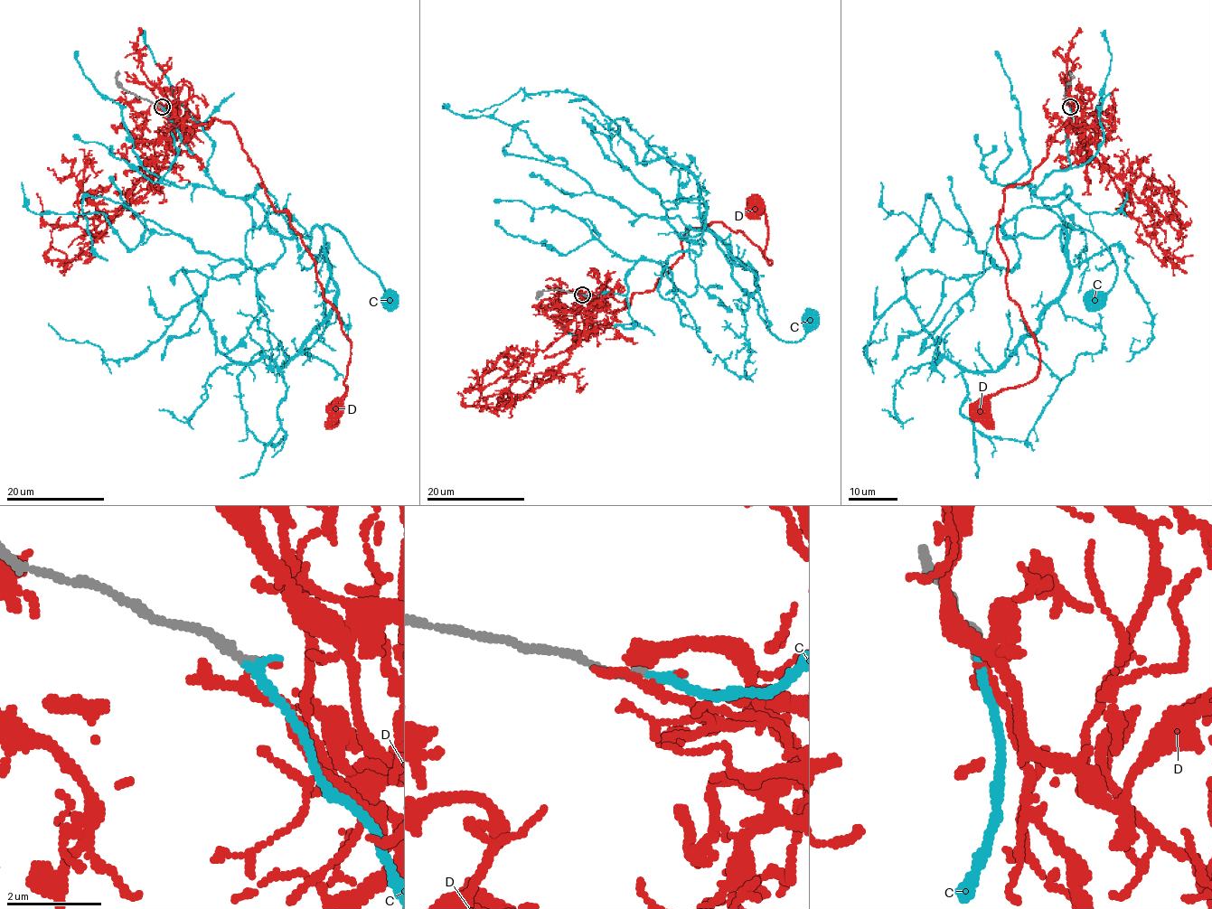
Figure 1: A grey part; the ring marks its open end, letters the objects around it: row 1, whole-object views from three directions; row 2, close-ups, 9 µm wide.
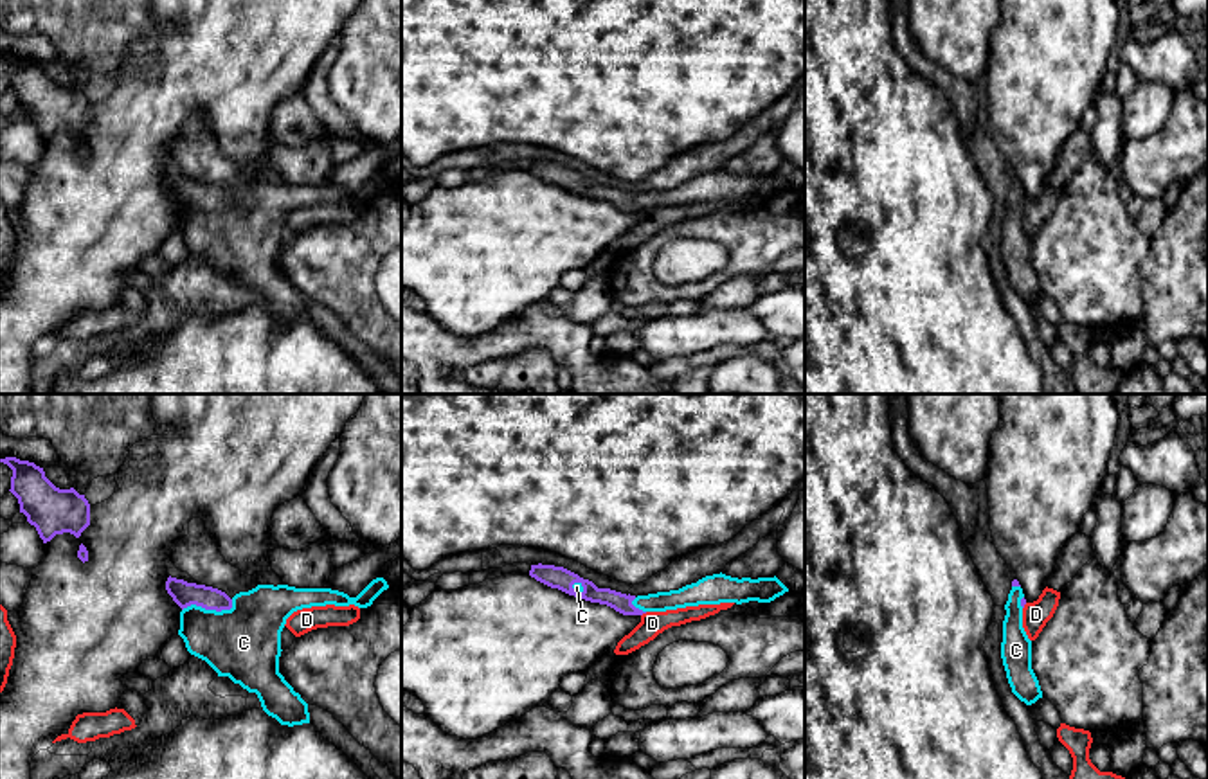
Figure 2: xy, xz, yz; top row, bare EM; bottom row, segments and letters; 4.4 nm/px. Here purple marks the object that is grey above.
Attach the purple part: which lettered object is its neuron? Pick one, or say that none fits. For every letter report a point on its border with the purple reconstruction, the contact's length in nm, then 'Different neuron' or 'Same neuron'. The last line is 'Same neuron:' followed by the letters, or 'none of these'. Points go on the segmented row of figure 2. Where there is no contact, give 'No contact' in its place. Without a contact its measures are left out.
C: Touches purple at xy (209, 608). Shared border 240 nm. Same neuron
D: Touches purple at xz (643, 612). Shared border 40 nm. Different neuron
Same neuron: C

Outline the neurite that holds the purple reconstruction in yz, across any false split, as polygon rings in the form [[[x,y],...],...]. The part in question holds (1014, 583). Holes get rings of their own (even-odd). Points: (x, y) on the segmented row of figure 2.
[[[1014,579],[1005,604],[1001,658],[1012,693],[1026,705],[1032,705],[1042,698],[1042,691],[1032,669],[1032,640],[1023,628],[1024,604],[1023,588]]]

